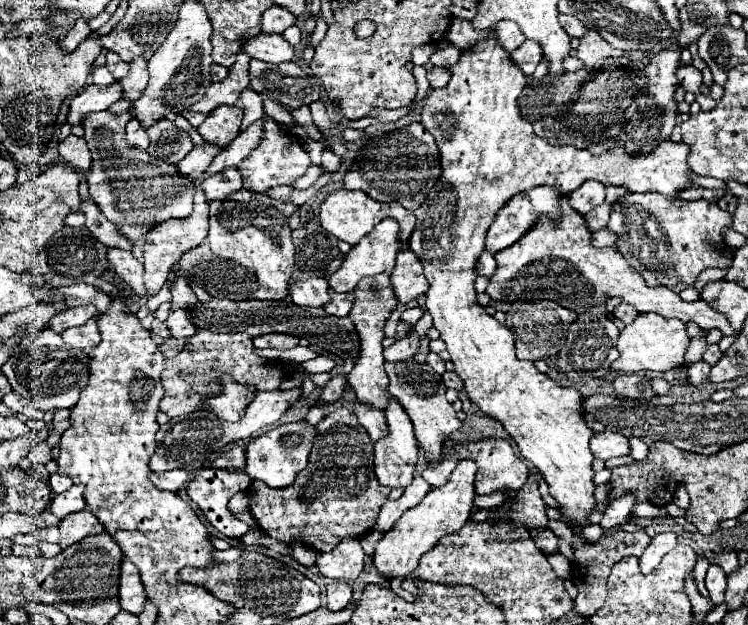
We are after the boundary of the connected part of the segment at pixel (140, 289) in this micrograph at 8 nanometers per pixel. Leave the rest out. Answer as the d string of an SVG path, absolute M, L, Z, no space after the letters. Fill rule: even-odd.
M110 247L108 249L108 259L110 259L110 265L112 269L132 287L132 291L140 297L146 297L146 289L144 289L144 283L142 283L142 273L144 273L144 267L140 261L136 261L132 257L130 251L122 251L122 249L114 249Z

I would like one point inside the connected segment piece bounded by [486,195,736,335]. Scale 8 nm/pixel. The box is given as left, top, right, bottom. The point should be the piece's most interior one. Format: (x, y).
(558, 263)

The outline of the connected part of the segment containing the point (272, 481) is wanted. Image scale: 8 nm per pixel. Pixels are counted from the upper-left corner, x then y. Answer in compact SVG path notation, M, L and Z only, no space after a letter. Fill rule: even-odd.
M296 421L296 423L274 427L272 431L250 439L246 451L246 473L252 479L264 481L272 489L284 489L292 485L294 479L298 477L298 471L302 471L302 467L306 469L308 465L312 441L316 435L318 431L314 425L308 425L306 421Z

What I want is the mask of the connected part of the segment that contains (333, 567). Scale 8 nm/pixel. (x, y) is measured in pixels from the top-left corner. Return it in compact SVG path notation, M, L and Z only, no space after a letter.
M342 539L334 551L316 555L316 567L330 579L356 579L364 569L364 559L358 539Z

